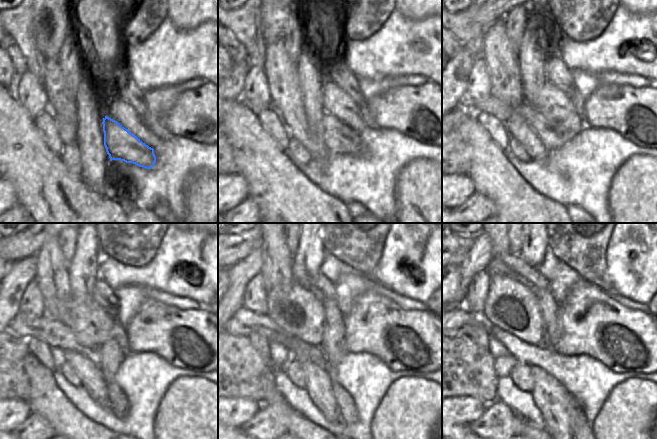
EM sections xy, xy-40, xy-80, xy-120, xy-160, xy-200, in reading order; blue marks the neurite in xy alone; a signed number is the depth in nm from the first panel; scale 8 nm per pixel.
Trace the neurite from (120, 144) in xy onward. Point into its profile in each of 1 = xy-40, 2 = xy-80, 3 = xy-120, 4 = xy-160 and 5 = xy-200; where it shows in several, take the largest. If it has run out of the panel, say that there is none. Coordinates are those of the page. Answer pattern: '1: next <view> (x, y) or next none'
1: next xy-40 (339, 139)
2: next xy-80 (546, 131)
3: next xy-120 (55, 334)
4: next xy-160 (244, 322)
5: next xy-200 (462, 321)

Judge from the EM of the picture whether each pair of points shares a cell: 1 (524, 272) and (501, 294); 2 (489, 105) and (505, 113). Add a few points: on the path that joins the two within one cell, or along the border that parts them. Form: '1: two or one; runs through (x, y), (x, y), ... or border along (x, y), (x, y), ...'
1: two; border along (493, 272), (514, 278), (534, 293)
2: one; runs through (493, 106), (501, 110)

